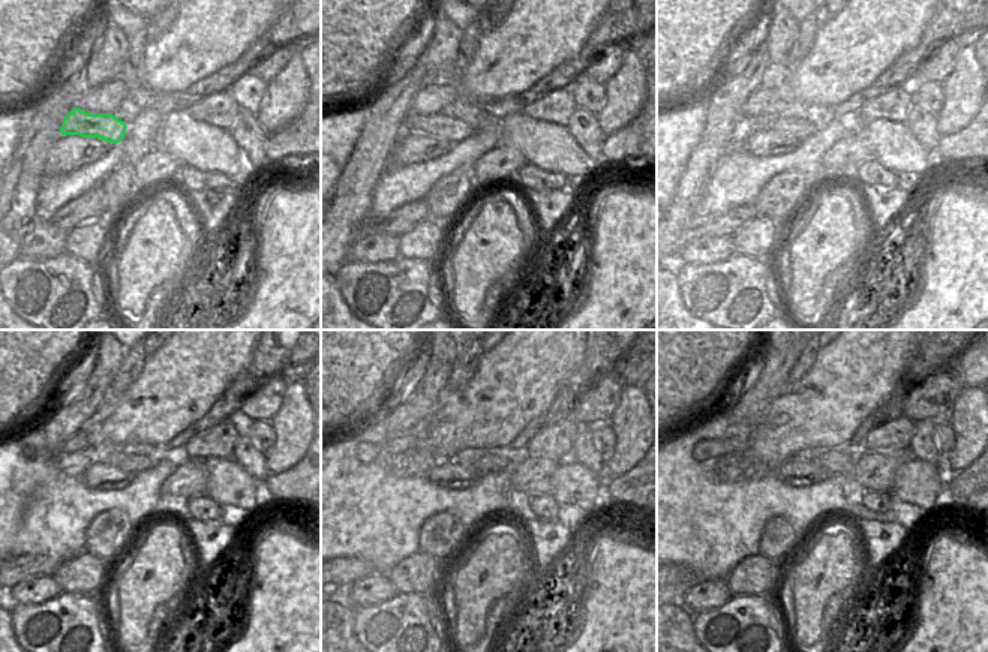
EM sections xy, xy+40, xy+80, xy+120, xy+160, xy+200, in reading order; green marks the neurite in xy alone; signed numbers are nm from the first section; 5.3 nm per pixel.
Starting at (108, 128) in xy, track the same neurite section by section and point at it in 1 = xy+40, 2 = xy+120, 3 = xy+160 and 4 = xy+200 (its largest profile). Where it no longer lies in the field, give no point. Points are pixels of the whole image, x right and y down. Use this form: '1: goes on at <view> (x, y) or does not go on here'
1: goes on at xy+40 (450, 129)
2: goes on at xy+120 (132, 466)
3: goes on at xy+160 (492, 463)
4: goes on at xy+200 (837, 462)

